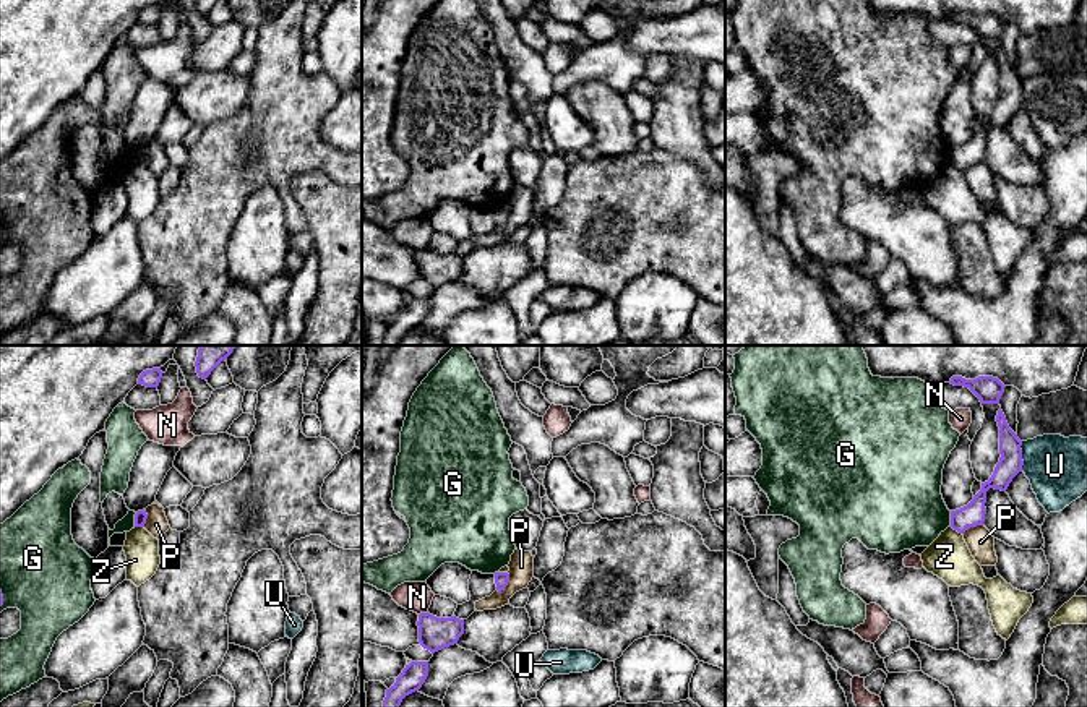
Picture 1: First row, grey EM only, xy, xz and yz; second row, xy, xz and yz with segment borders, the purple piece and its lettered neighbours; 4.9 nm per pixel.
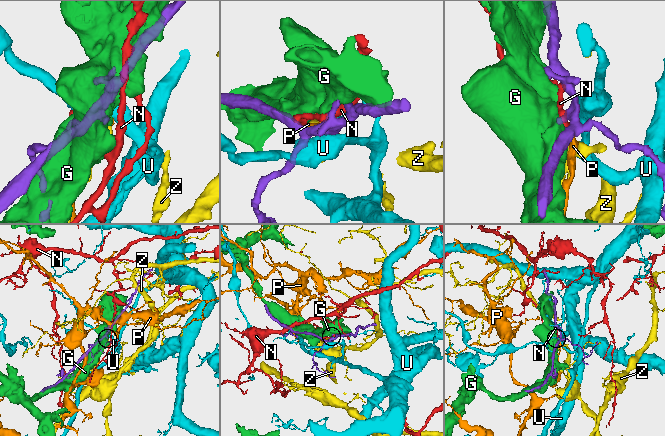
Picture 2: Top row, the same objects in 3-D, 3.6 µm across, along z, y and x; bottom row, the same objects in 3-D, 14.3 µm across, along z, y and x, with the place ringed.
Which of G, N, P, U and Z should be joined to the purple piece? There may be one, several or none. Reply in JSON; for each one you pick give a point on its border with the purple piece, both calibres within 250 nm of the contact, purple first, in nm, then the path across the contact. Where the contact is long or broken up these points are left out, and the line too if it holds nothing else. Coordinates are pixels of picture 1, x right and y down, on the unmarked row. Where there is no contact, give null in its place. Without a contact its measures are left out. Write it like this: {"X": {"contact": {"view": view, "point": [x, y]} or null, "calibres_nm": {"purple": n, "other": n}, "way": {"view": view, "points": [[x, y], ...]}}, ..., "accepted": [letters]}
{"accepted": []}

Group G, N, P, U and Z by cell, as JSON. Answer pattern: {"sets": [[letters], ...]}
{"sets": [["G"], ["N"], ["P"], ["U"], ["Z"]]}

